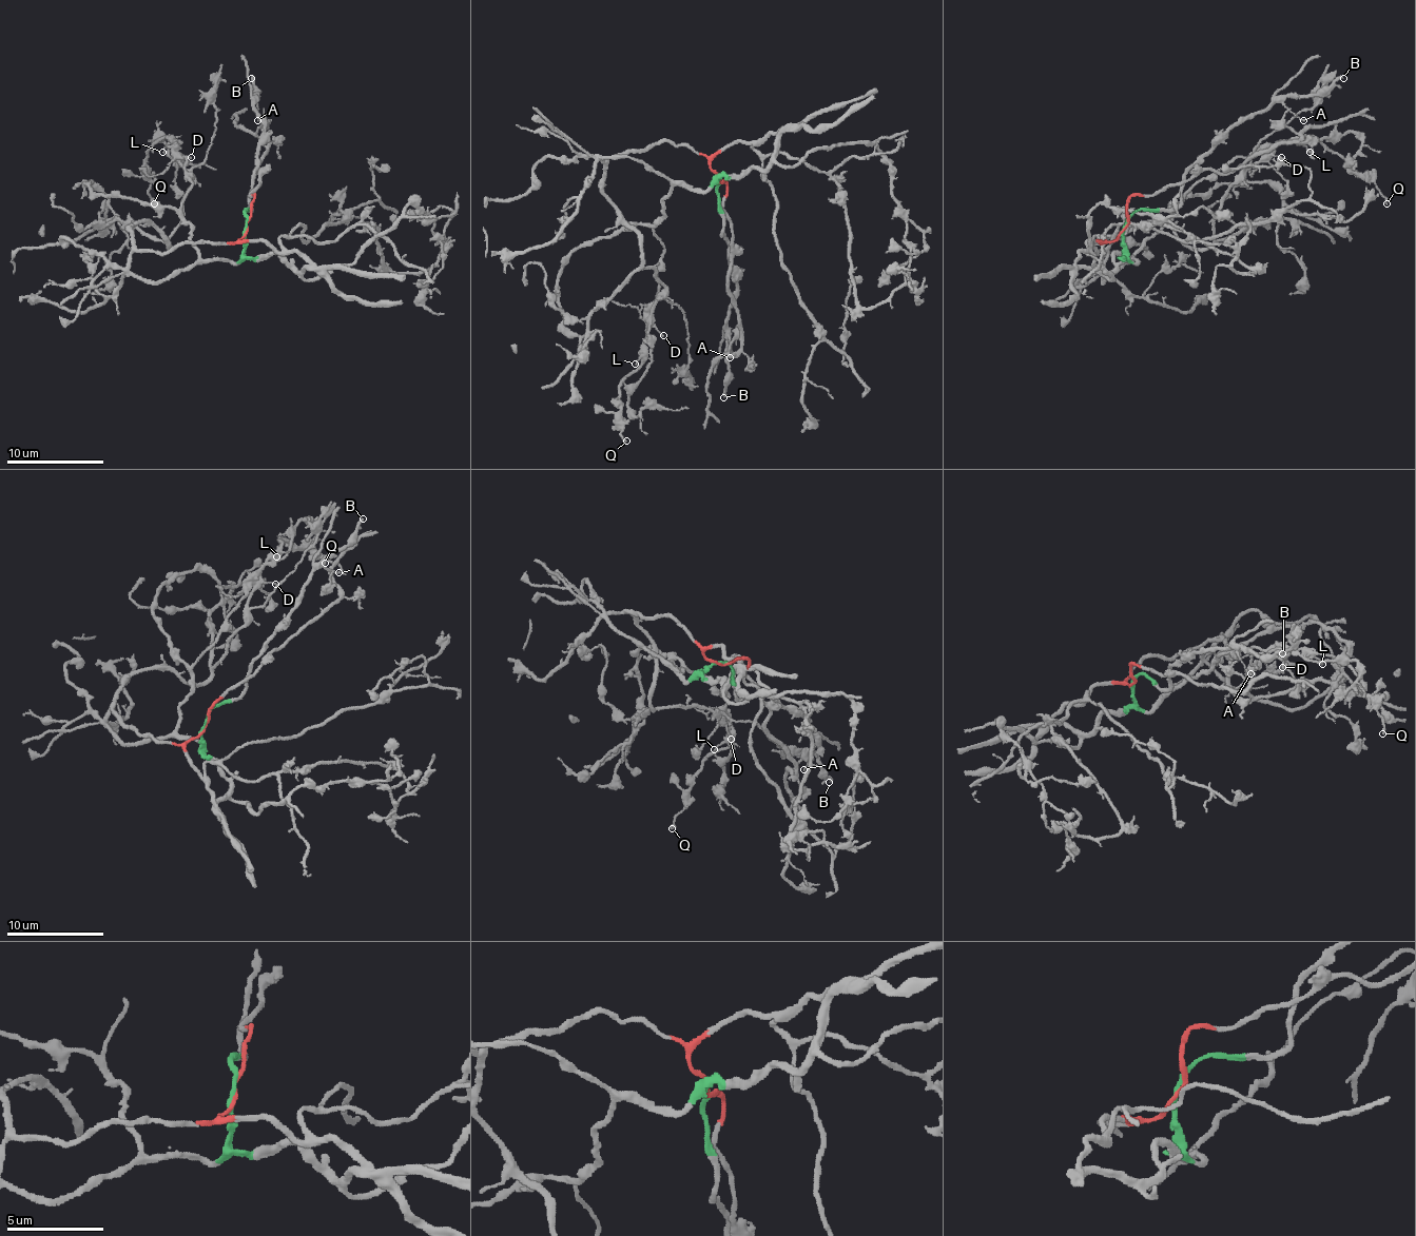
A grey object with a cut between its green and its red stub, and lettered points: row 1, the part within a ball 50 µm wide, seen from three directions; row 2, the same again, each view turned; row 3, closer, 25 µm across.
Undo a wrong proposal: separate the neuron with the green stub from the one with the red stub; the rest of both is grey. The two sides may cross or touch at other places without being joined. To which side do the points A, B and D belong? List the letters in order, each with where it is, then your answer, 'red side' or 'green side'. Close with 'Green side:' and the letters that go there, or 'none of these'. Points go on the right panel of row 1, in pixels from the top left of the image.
A: at (1303, 120); green side
B: at (1343, 78); green side
D: at (1281, 157); red side
Green side: A, B

